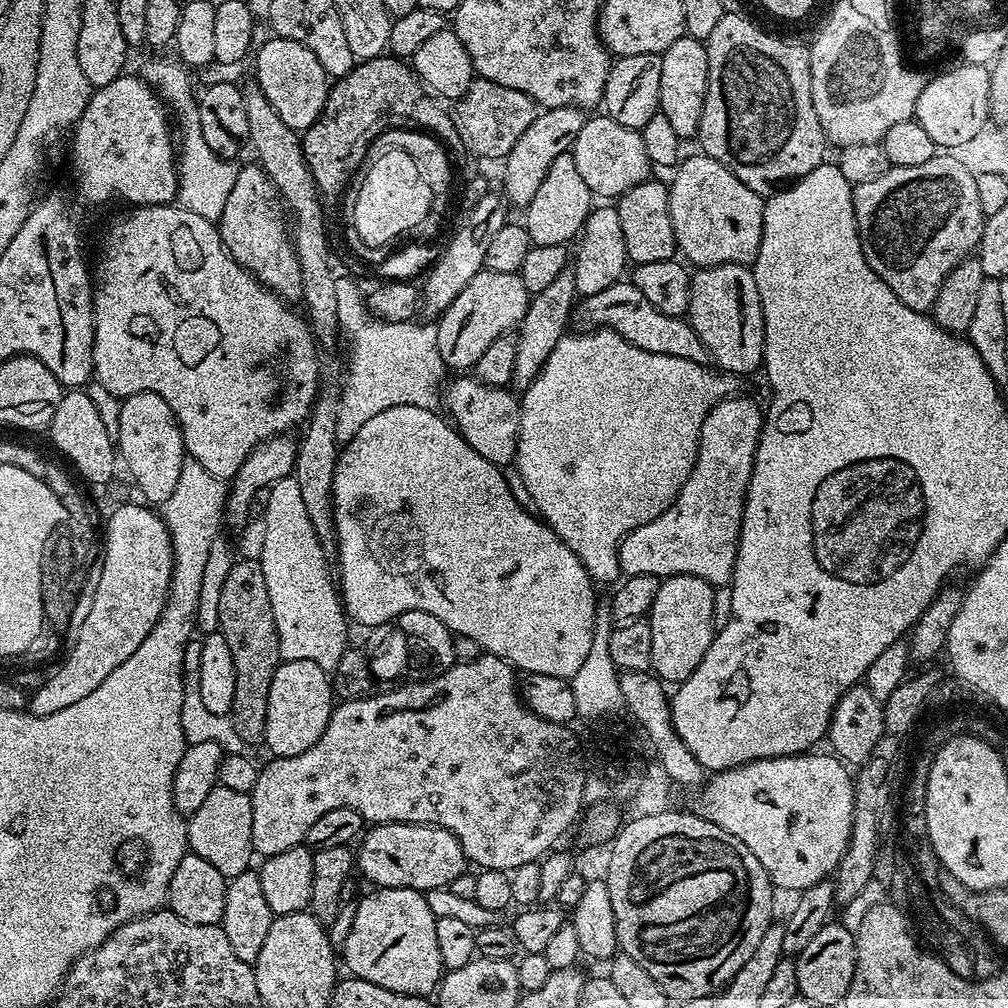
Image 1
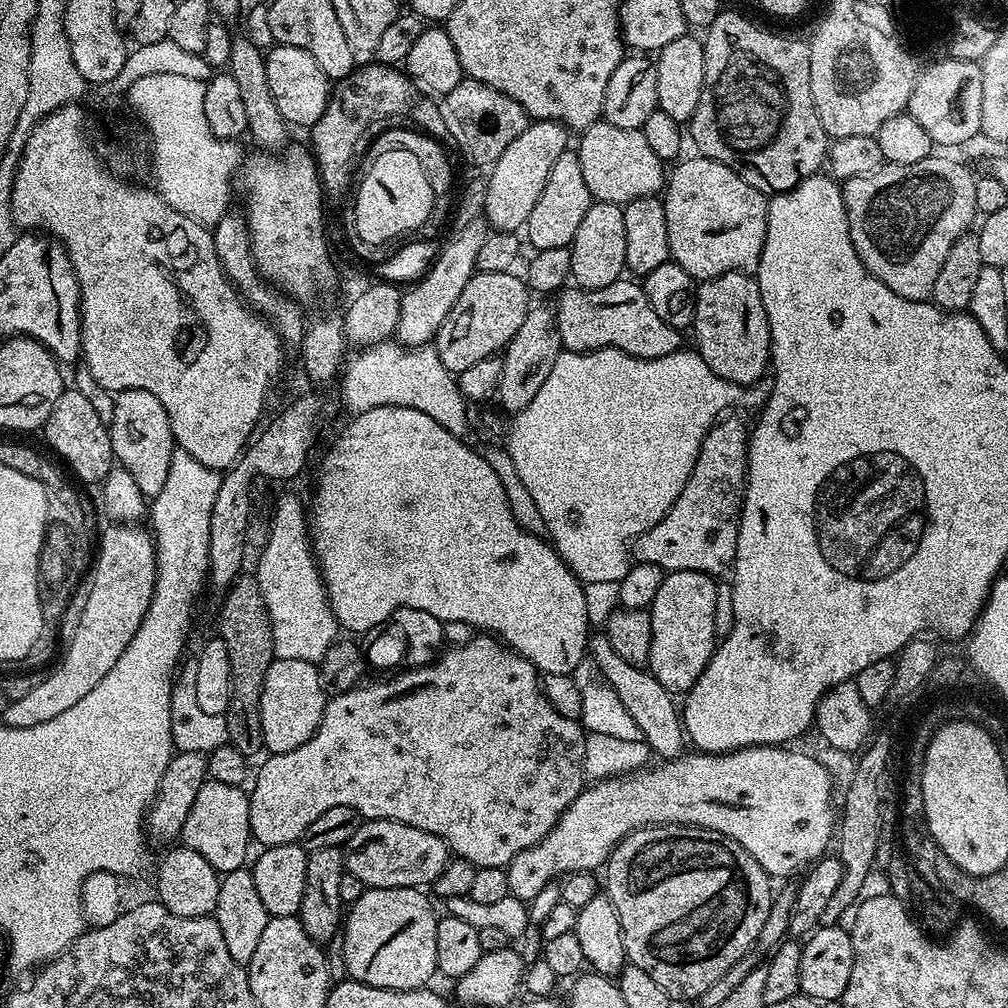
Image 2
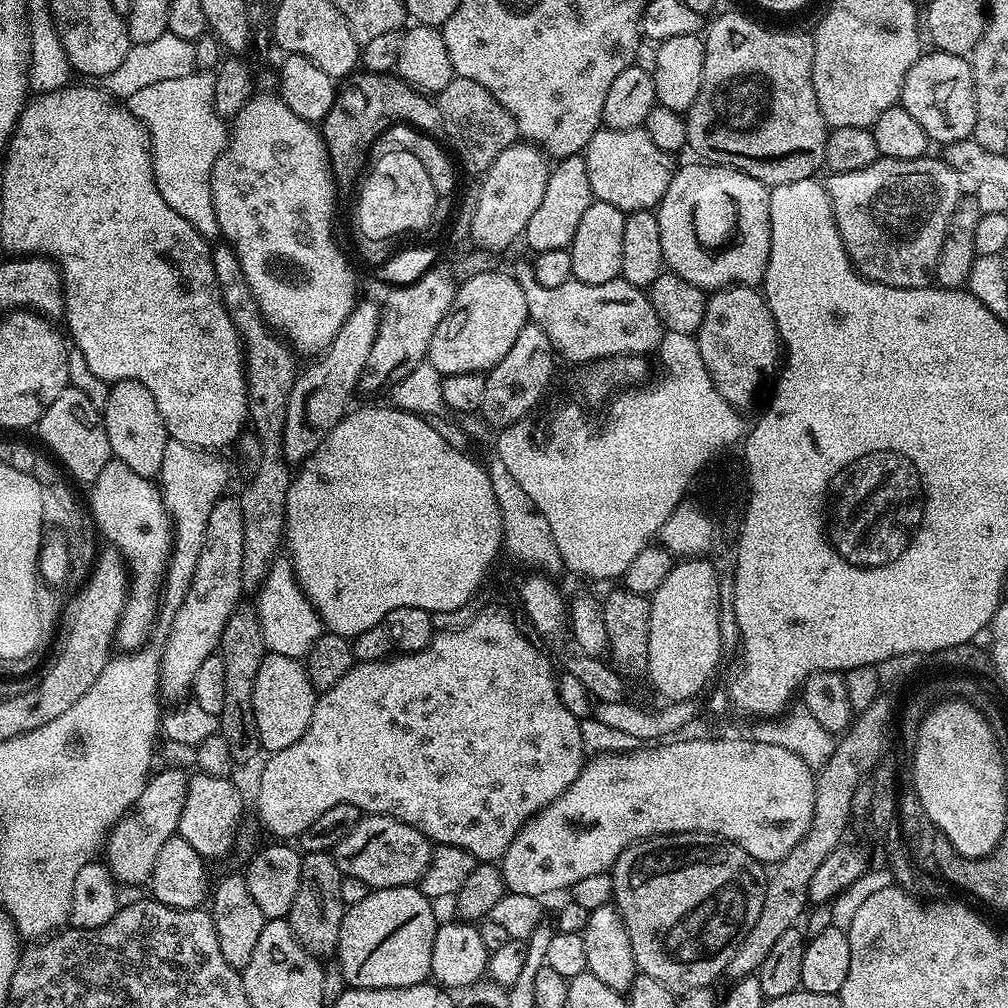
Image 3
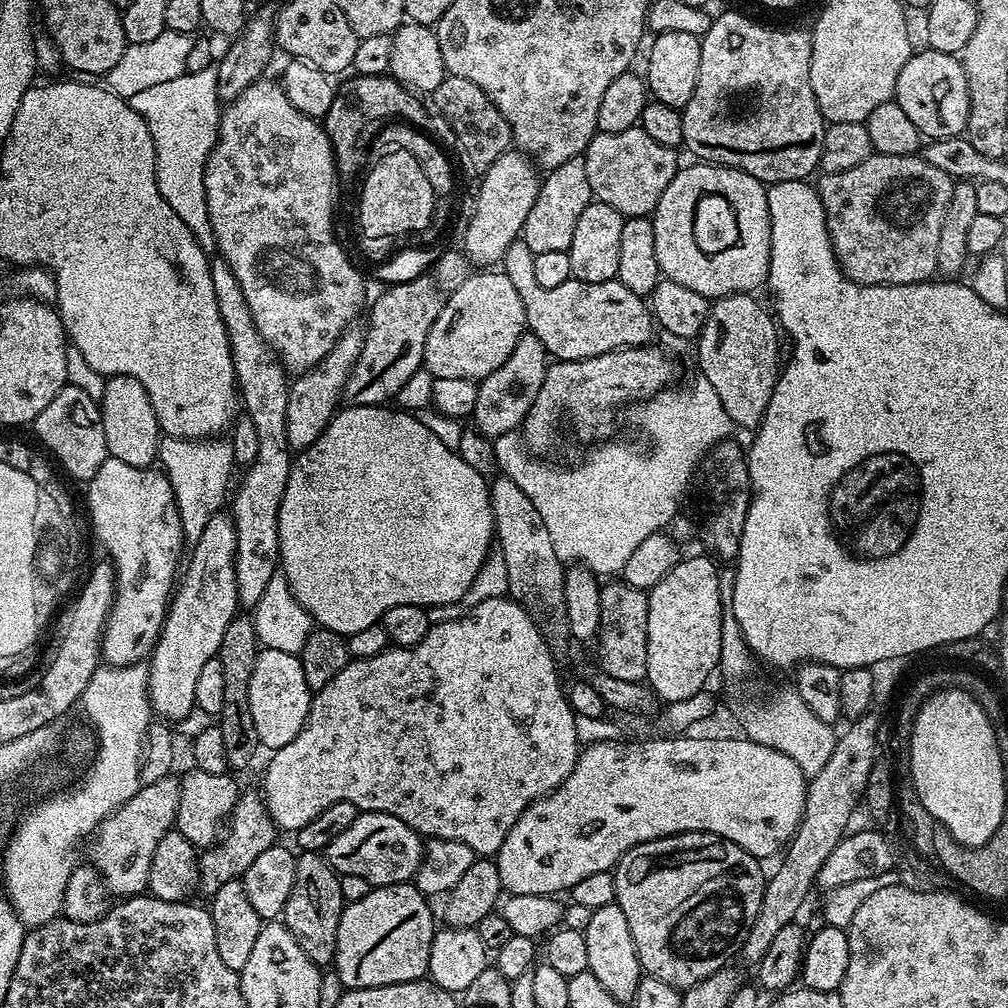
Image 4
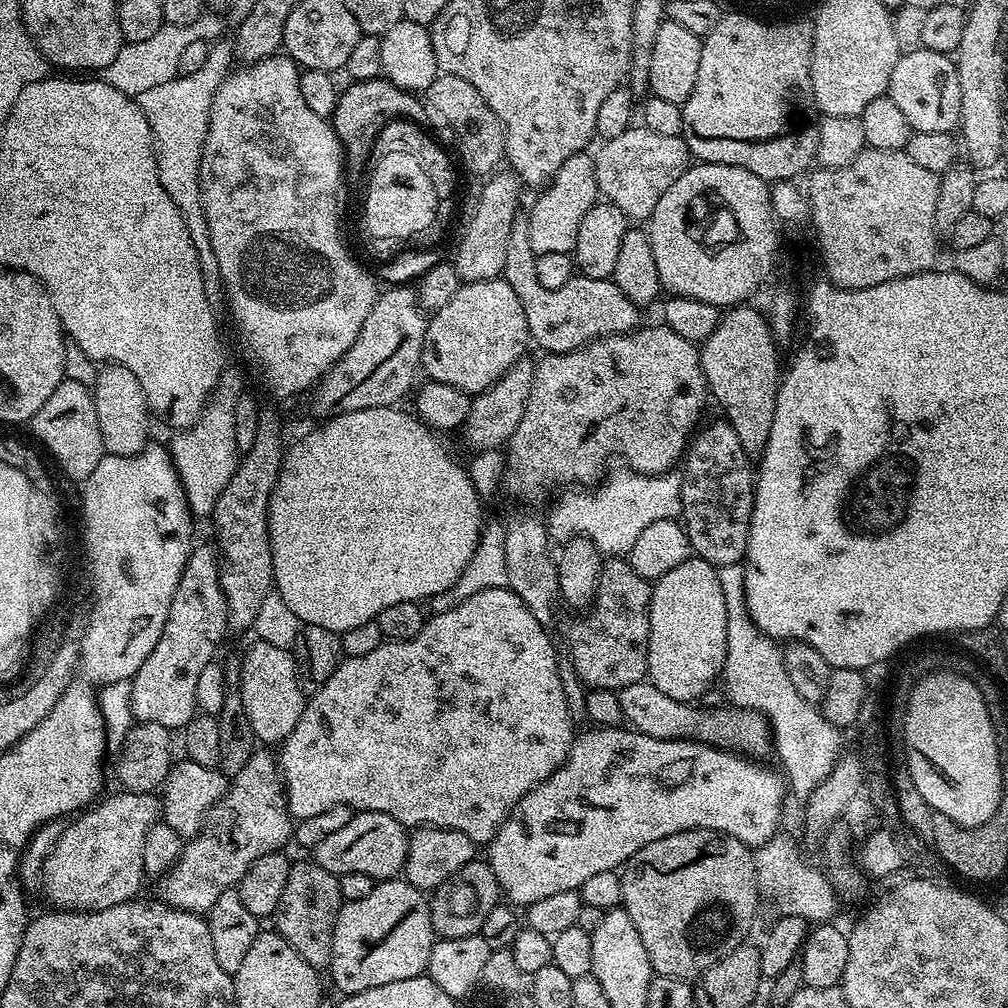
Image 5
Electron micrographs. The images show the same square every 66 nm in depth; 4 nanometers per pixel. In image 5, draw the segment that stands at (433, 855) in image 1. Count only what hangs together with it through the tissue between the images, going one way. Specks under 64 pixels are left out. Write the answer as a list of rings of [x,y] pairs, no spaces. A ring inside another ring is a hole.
[[[357,811],[350,823],[318,842],[318,846],[311,849],[310,856],[322,866],[322,870],[330,870],[335,876],[366,874],[375,882],[391,880],[403,873],[408,857],[408,837],[404,825],[390,818],[390,814]]]

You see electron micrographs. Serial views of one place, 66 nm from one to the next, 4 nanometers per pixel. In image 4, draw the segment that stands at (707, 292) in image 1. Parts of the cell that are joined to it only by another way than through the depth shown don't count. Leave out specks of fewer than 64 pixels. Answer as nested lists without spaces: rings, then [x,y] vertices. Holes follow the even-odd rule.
[[[747,292],[719,297],[709,307],[706,326],[695,345],[696,356],[700,359],[699,375],[714,386],[714,394],[722,398],[722,406],[726,406],[726,414],[730,414],[737,429],[755,430],[760,427],[782,371],[781,333],[777,321],[773,313],[767,307],[764,309],[756,298]]]

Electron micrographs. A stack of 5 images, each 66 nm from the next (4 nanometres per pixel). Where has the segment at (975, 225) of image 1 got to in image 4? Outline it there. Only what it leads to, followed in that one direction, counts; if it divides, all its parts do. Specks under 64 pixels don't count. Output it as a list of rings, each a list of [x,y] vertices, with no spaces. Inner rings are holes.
[[[874,154],[870,158],[866,158],[866,162],[862,162],[862,166],[854,166],[854,170],[830,172],[821,175],[821,177],[820,184],[818,183],[818,191],[826,214],[826,226],[832,239],[832,249],[836,252],[836,261],[840,263],[840,269],[855,284],[920,284],[923,280],[931,280],[937,275],[938,234],[942,234],[942,218],[946,214],[946,206],[950,202],[954,183],[953,177],[948,176],[946,170],[940,170],[938,166],[930,166],[930,162],[926,162],[923,155],[920,154],[914,156]]]

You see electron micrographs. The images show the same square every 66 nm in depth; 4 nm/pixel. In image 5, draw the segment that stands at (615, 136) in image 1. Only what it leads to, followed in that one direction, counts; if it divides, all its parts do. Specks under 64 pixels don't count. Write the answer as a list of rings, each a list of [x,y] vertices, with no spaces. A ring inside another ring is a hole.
[[[633,126],[618,134],[618,138],[610,138],[599,146],[594,159],[600,196],[606,198],[607,203],[618,206],[632,222],[647,221],[654,206],[658,206],[658,198],[662,198],[690,167],[690,153],[683,135],[654,134],[649,128]]]

